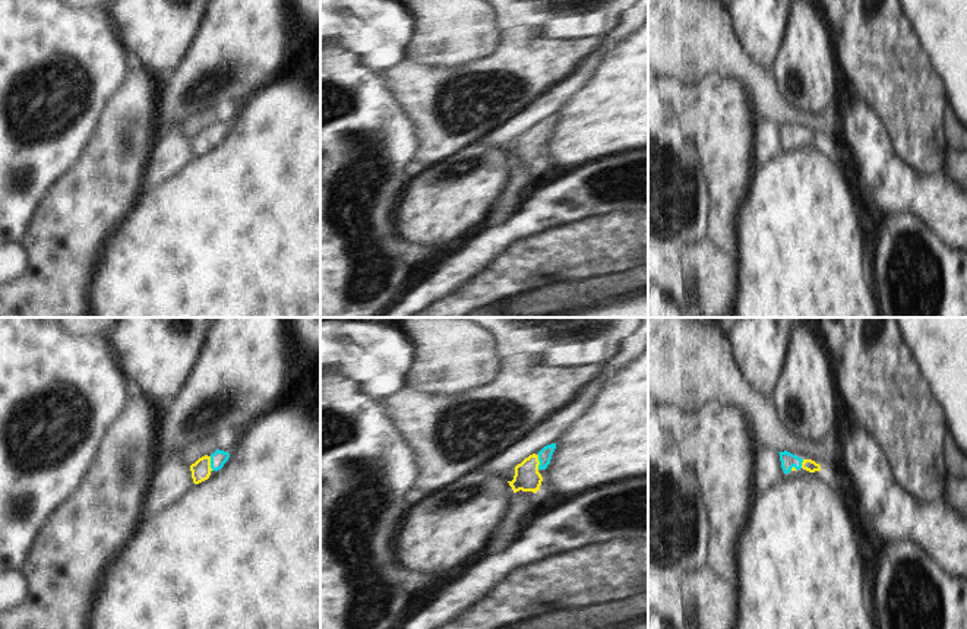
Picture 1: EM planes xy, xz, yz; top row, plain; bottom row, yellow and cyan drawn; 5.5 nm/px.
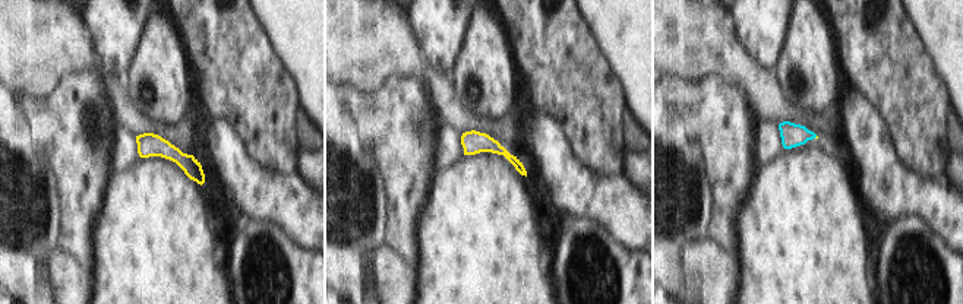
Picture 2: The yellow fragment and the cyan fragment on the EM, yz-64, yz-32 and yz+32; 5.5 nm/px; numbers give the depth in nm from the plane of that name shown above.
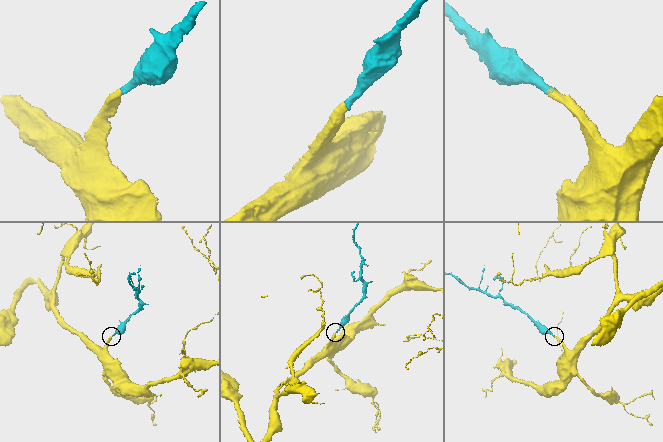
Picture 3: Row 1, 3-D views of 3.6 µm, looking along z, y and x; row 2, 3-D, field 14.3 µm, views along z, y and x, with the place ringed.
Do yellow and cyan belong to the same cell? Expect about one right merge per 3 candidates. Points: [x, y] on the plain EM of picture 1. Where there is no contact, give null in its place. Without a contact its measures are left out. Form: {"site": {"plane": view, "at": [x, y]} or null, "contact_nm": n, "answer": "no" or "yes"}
{"site": {"plane": "xy", "at": [209, 136]}, "contact_nm": 80, "answer": "yes"}

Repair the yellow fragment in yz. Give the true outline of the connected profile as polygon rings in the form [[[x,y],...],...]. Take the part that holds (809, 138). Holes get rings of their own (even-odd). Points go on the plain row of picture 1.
[[[787,123],[778,126],[780,126],[781,140],[784,146],[789,146],[790,143],[796,143],[800,140],[809,145],[821,143],[821,138],[812,132],[802,132]]]

